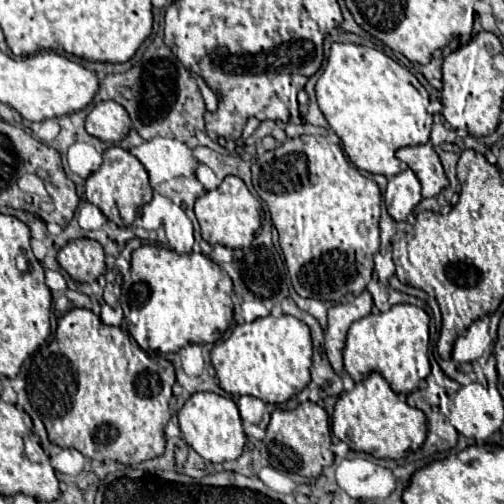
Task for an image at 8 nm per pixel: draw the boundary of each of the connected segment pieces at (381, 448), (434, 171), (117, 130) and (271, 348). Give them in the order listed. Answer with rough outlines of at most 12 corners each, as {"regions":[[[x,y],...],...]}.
{"regions":[[[373,372],[339,394],[333,434],[355,452],[403,458],[425,414]],[[431,144],[405,146],[395,156],[421,182],[423,198],[447,188]],[[95,104],[85,120],[91,136],[119,142],[131,120],[121,104]],[[287,314],[211,350],[219,386],[271,404],[309,384],[313,342]]]}

